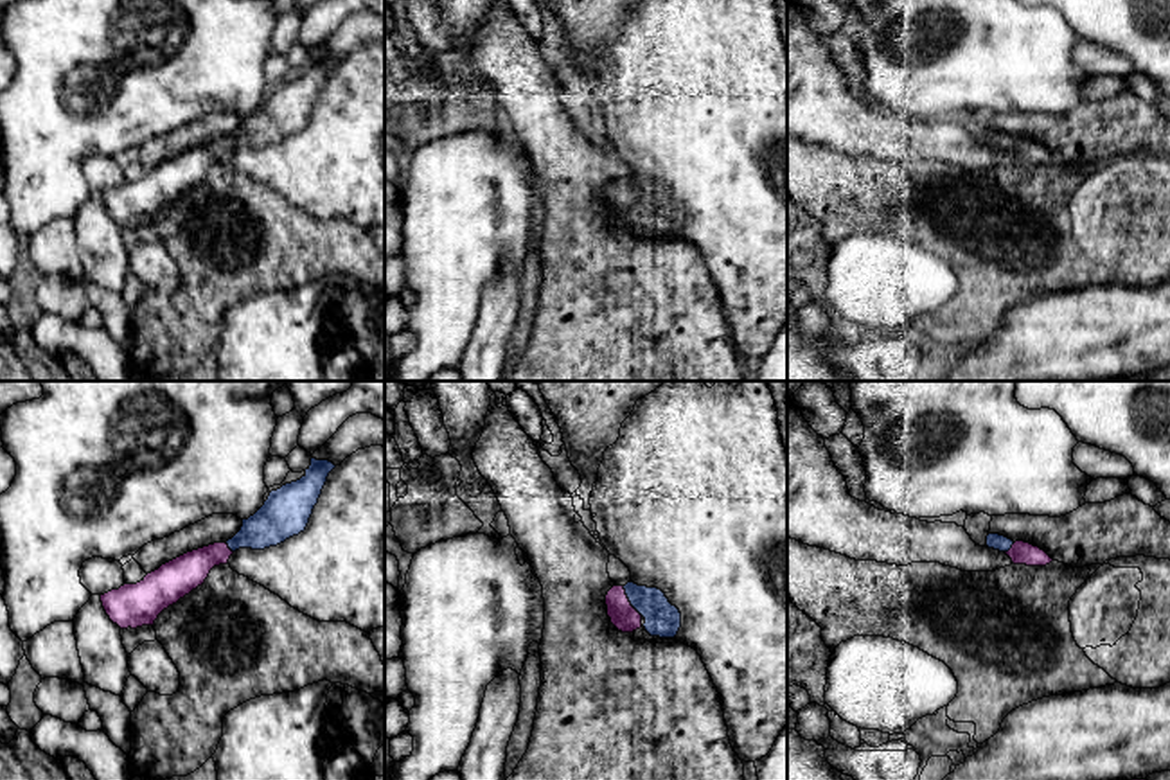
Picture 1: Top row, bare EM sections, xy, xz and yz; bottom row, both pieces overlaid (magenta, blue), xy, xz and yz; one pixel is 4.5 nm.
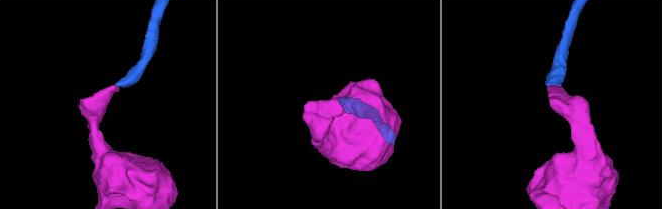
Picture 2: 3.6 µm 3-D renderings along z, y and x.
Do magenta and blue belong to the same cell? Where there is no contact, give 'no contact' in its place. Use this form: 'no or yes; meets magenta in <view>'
yes; meets magenta in xz

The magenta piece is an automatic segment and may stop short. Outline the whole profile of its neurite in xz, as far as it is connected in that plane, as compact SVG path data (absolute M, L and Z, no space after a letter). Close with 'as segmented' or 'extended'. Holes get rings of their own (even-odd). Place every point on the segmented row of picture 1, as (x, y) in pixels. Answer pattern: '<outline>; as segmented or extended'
M613 586L606 595L607 616L622 633L633 633L642 625L651 636L674 638L681 627L681 613L658 588Z; extended

